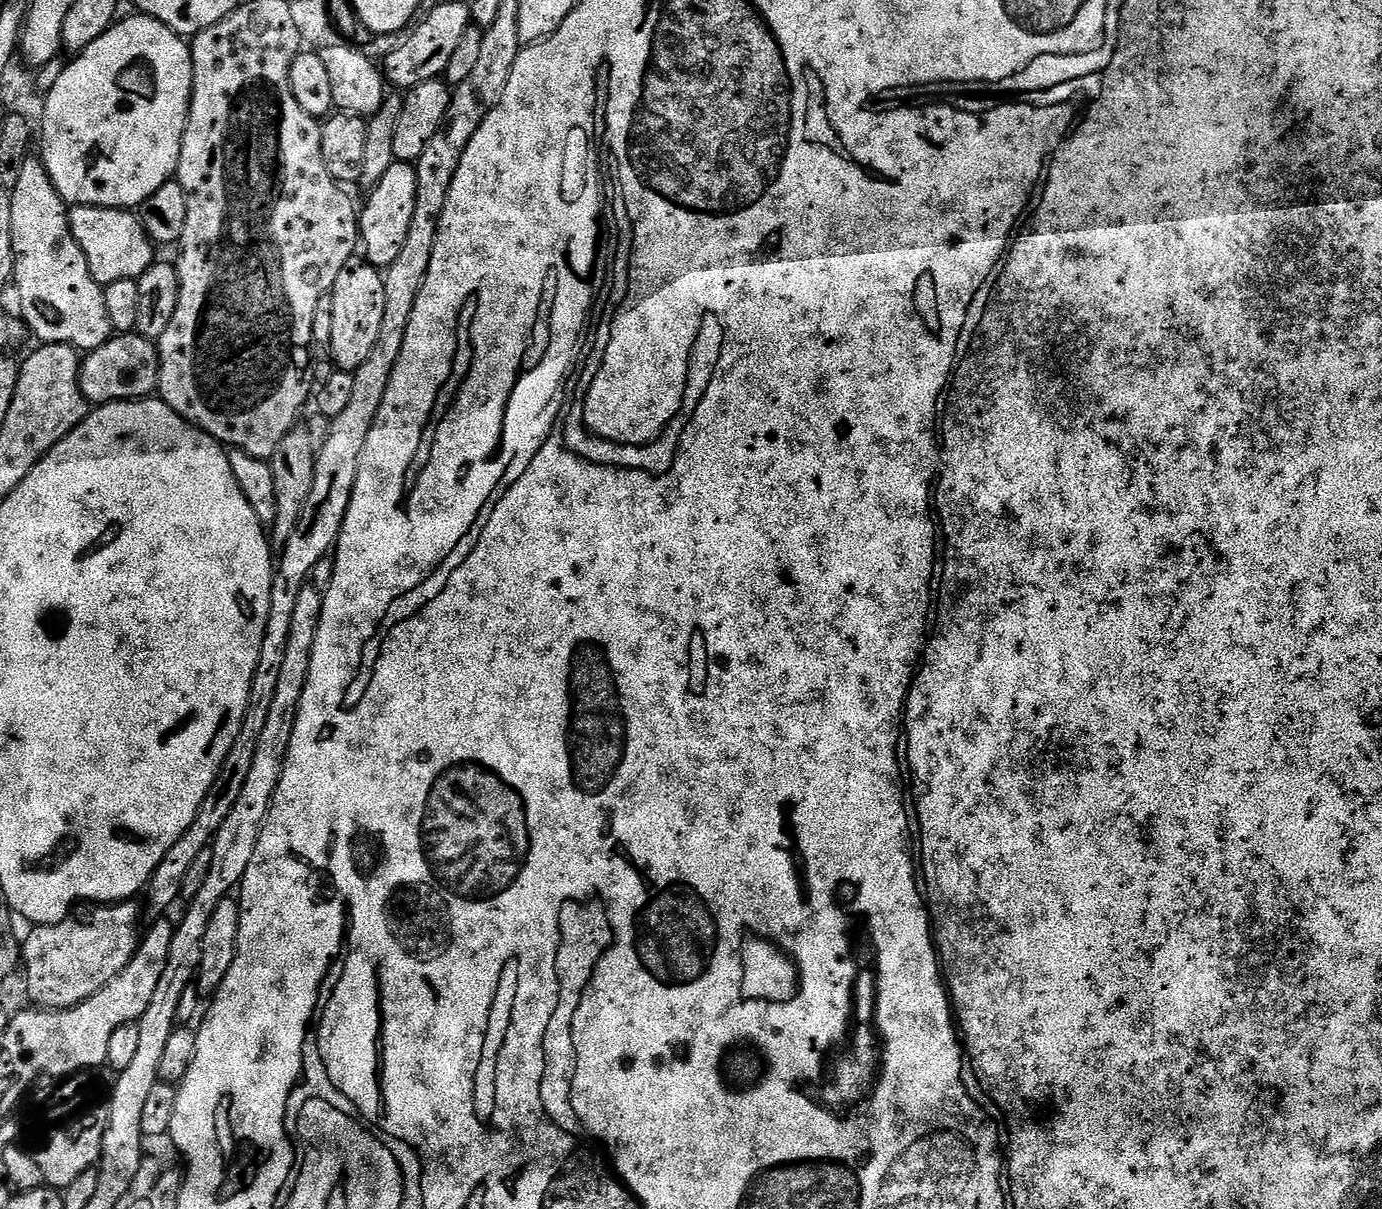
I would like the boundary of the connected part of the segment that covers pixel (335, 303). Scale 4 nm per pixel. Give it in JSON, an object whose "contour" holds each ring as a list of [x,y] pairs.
{"contour":[[[353,258],[350,262],[346,262],[344,269],[338,274],[338,278],[334,282],[330,293],[330,304],[332,300],[332,360],[337,369],[342,372],[355,373],[357,368],[362,366],[362,362],[366,362],[366,358],[370,358],[370,350],[374,350],[374,346],[378,342],[378,334],[382,334],[382,318],[386,318],[386,286],[384,285],[383,275],[364,258]]]}

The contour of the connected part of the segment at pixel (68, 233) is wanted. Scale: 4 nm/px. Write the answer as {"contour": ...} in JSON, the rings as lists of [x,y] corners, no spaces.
{"contour":[[[29,158],[18,174],[18,182],[10,190],[10,227],[14,233],[14,292],[20,295],[19,315],[29,333],[45,344],[69,344],[77,350],[101,348],[114,333],[106,314],[104,288],[90,274],[86,254],[72,233],[69,205],[58,194],[43,159]]]}

